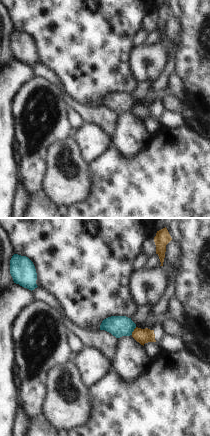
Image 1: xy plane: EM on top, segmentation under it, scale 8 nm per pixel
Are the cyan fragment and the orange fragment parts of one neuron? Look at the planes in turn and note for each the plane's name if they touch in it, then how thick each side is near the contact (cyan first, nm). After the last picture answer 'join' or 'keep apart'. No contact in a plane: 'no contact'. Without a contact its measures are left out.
contact in xy; calibres 170 and 120 nm

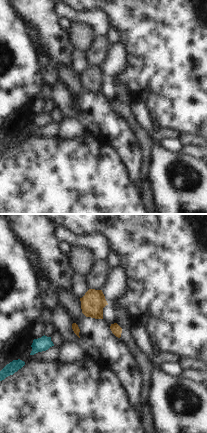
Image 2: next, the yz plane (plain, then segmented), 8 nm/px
no contact

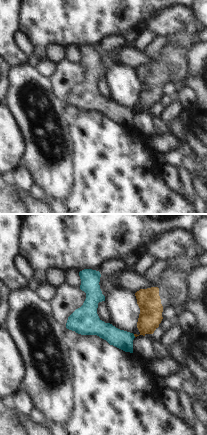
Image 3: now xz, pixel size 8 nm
contact in xz; calibres 150 and 180 nm

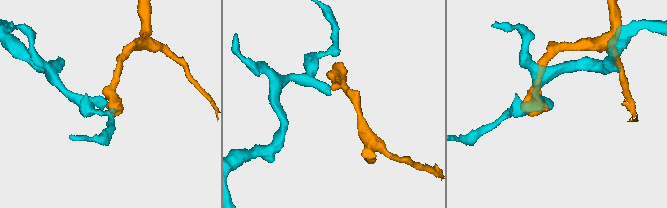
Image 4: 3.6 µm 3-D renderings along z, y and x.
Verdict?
keep apart

